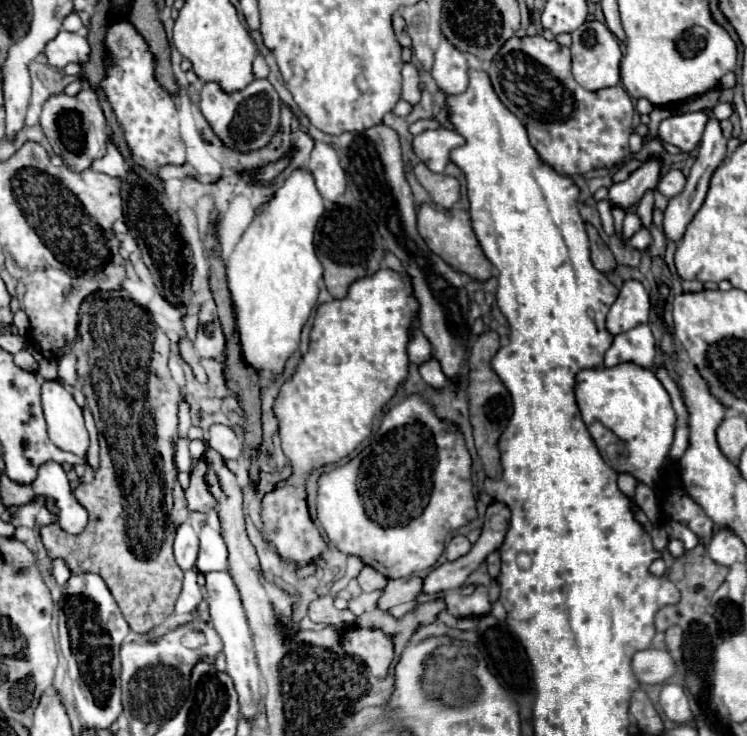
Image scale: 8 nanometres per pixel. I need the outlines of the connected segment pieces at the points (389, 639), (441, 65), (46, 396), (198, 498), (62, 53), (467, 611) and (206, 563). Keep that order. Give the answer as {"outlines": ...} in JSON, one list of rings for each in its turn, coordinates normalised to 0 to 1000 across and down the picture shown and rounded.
{"outlines":[[[[465,851],[456,859],[456,872],[462,886],[483,894],[499,918],[518,918],[518,908],[523,905],[529,891],[526,864],[515,861],[510,853]]],[[[593,52],[588,68],[582,71],[582,87],[580,87],[577,103],[596,128],[622,125],[628,117],[625,76]]],[[[76,516],[55,522],[55,549],[63,571],[68,601],[90,614],[114,620],[119,609],[119,590],[111,573],[111,560]]],[[[272,617],[256,641],[256,660],[248,666],[253,693],[280,698],[290,690],[290,677],[280,666],[277,655],[277,620]]],[[[82,41],[71,54],[66,54],[60,60],[60,71],[63,84],[74,92],[84,92],[92,84],[116,84],[119,76],[119,60],[116,52],[98,46],[98,43],[87,43]]],[[[639,796],[639,802],[628,810],[620,810],[609,802],[596,804],[593,818],[598,823],[598,832],[609,840],[622,840],[622,837],[649,837],[657,832],[657,818],[649,796]]],[[[277,712],[269,720],[269,745],[266,745],[266,758],[264,758],[264,777],[277,780],[277,777],[293,777],[304,774],[304,745],[296,731],[296,723],[290,715]]]]}

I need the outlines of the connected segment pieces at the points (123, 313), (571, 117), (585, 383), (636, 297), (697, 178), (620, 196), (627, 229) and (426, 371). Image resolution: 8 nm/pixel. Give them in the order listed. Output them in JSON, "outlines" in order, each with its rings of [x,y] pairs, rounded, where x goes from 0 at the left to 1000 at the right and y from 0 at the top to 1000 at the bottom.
{"outlines":[[[[130,397],[122,399],[106,421],[106,462],[100,465],[103,511],[116,541],[119,557],[133,584],[133,636],[124,655],[108,655],[100,666],[103,679],[119,696],[116,717],[98,728],[76,717],[76,712],[55,715],[55,736],[66,761],[82,758],[98,780],[133,780],[146,796],[154,818],[175,853],[205,853],[229,837],[234,815],[242,804],[245,774],[232,758],[232,731],[240,709],[248,709],[253,696],[248,685],[234,682],[237,636],[237,546],[240,524],[232,519],[224,500],[224,473],[207,473],[207,440],[199,427],[173,405],[173,397]]],[[[687,49],[657,82],[655,106],[668,136],[700,166],[722,212],[748,236],[783,236],[794,228],[821,228],[842,207],[850,144],[834,117],[786,125],[764,103],[764,71],[727,49]]],[[[847,492],[821,500],[783,500],[771,511],[768,535],[778,568],[807,625],[823,641],[845,644],[853,655],[877,663],[890,644],[906,573],[898,541],[877,505]]],[[[839,380],[829,391],[826,408],[813,427],[813,448],[823,457],[861,438],[869,438],[871,408],[855,380]]],[[[949,163],[946,166],[946,174],[941,179],[941,190],[938,190],[938,198],[936,198],[936,212],[930,217],[930,223],[925,226],[925,234],[922,234],[922,242],[917,247],[917,255],[909,266],[898,269],[896,277],[893,277],[893,285],[890,285],[890,296],[888,296],[888,315],[890,315],[890,323],[898,326],[898,329],[909,329],[917,318],[917,310],[920,304],[928,299],[928,293],[933,291],[933,285],[938,283],[941,272],[944,272],[944,264],[949,258],[949,245],[954,239],[954,234],[960,231],[960,226],[968,220],[973,209],[973,190],[971,185],[965,182],[965,171],[963,171],[963,163]]],[[[880,215],[863,220],[855,231],[850,231],[837,247],[826,247],[815,255],[815,274],[821,283],[834,283],[845,285],[855,277],[861,264],[869,255],[877,255],[882,245],[882,231],[885,220]]],[[[838,288],[835,303],[834,303],[834,323],[835,327],[839,329],[839,326],[850,318],[854,313],[859,310],[859,304],[857,303],[857,298],[854,292],[843,292],[843,291],[851,291],[846,288]]],[[[577,489],[577,492],[569,492],[566,497],[561,497],[561,505],[569,516],[569,522],[574,522],[577,527],[582,530],[590,530],[598,524],[598,514],[593,511],[590,500],[588,500],[588,492],[585,489]]]]}

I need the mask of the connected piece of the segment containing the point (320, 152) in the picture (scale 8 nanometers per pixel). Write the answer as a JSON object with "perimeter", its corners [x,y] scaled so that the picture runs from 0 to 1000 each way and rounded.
{"perimeter":[[[419,190],[419,207],[414,215],[414,234],[422,242],[422,253],[432,272],[451,272],[462,261],[462,234],[454,223],[454,212],[446,198]]]}

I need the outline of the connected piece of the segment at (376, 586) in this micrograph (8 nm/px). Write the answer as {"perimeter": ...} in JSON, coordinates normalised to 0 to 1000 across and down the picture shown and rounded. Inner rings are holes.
{"perimeter":[[[486,769],[486,774],[478,783],[478,791],[486,804],[499,804],[499,802],[513,802],[515,799],[515,783],[507,780],[497,769]]]}

